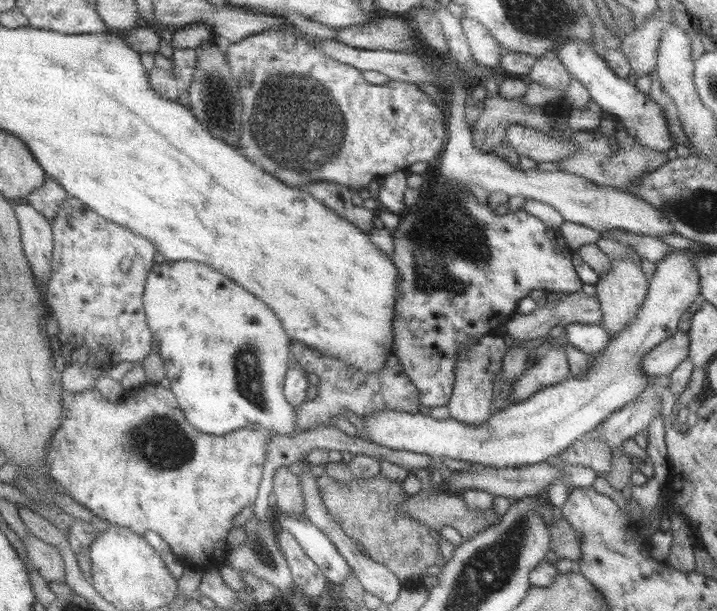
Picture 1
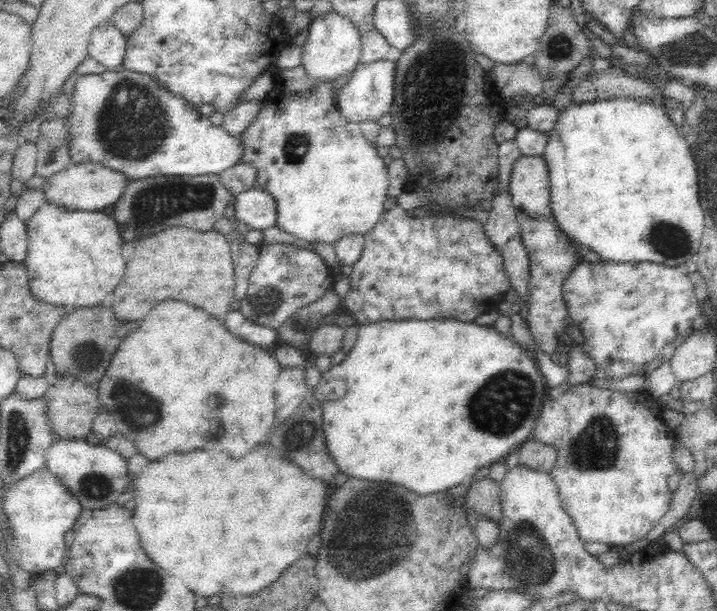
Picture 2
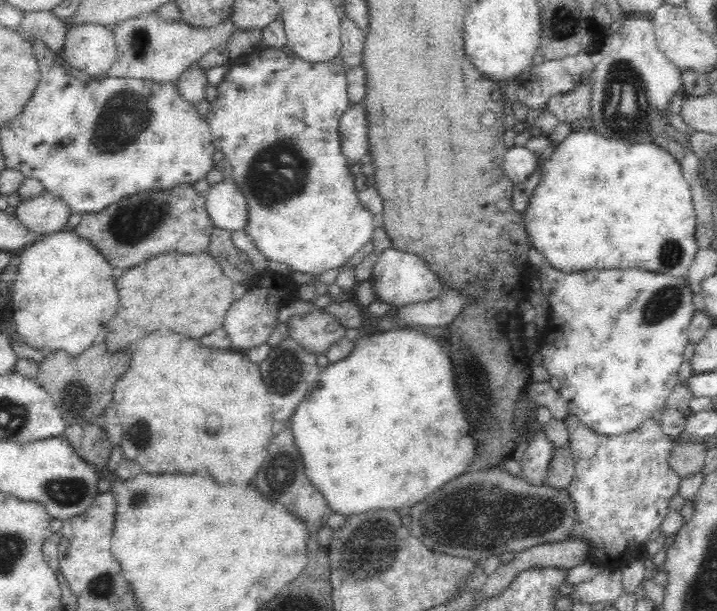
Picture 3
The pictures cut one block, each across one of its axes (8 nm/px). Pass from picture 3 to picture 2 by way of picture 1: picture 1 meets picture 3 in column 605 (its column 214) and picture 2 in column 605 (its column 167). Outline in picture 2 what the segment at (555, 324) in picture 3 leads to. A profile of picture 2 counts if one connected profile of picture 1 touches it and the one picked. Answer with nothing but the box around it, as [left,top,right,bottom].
[565,260,701,378]

